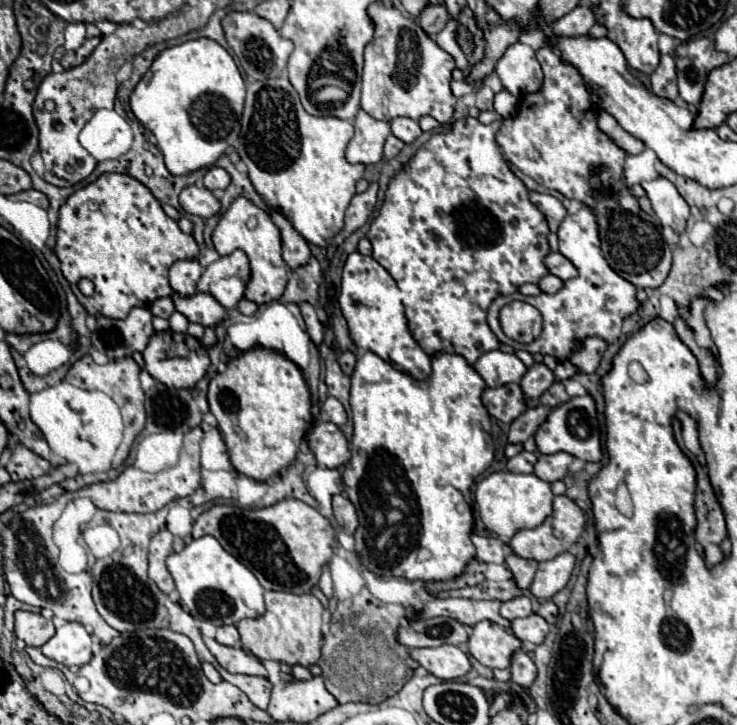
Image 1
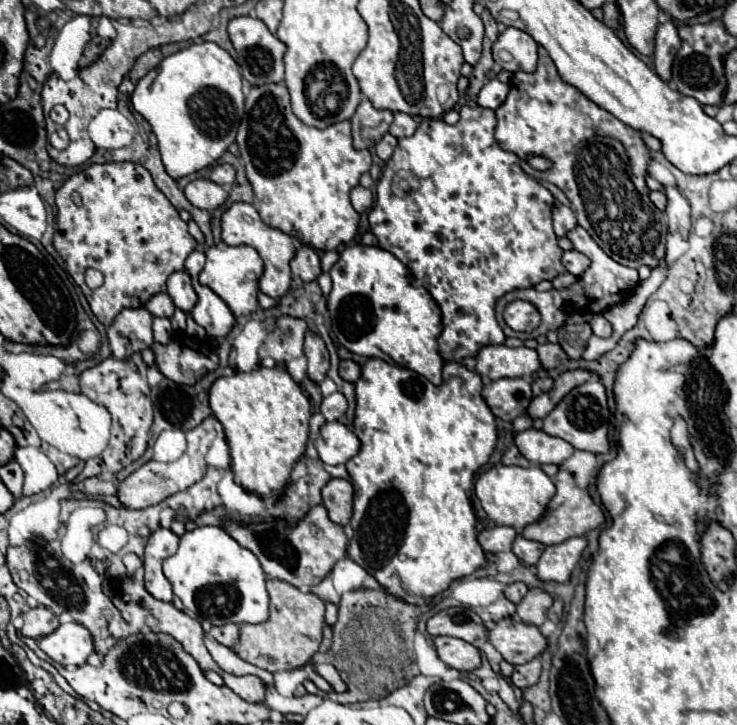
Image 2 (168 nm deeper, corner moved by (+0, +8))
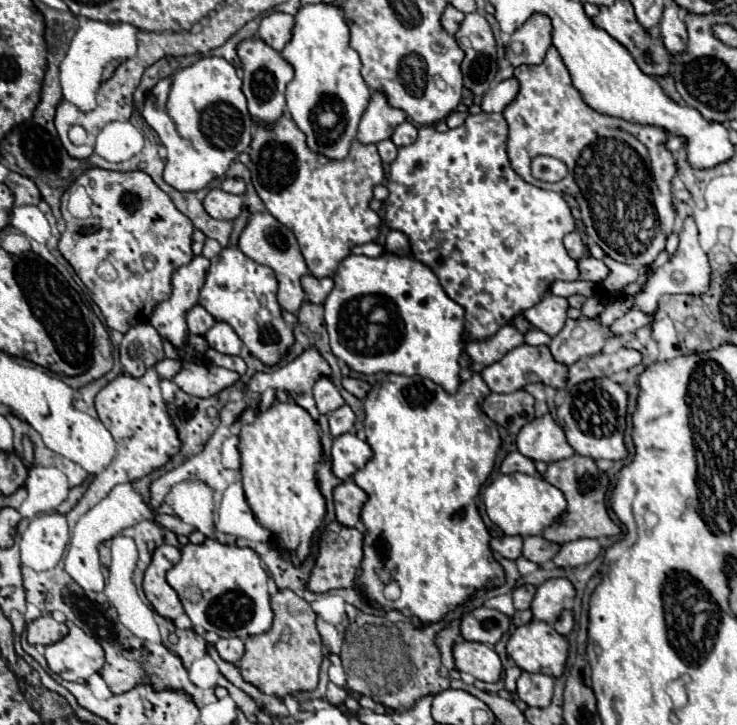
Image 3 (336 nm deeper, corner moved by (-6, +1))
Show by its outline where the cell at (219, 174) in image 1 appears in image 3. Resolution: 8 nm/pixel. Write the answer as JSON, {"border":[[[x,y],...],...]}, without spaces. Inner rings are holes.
{"border":[[[224,179],[222,189],[228,193],[234,193],[234,195],[242,195],[246,191],[246,185],[242,179]]]}

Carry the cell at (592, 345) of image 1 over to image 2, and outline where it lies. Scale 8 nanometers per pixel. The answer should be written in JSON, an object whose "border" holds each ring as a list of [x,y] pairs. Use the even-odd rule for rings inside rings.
{"border":[[[594,314],[590,320],[590,326],[592,326],[592,332],[600,338],[608,338],[612,334],[612,324],[602,314]]]}

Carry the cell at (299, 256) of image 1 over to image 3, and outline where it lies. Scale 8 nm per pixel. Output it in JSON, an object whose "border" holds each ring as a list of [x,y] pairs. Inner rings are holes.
{"border":[[[304,275],[304,279],[302,279],[302,289],[312,303],[324,303],[324,299],[332,291],[332,287],[334,287],[334,281],[330,277],[316,279],[314,275]]]}

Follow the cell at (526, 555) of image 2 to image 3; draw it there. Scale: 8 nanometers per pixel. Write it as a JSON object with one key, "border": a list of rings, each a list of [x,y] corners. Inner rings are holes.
{"border":[[[536,535],[536,537],[526,537],[524,539],[522,555],[526,559],[534,561],[536,565],[544,565],[558,553],[558,549],[560,549],[560,545],[546,541],[542,535]]]}

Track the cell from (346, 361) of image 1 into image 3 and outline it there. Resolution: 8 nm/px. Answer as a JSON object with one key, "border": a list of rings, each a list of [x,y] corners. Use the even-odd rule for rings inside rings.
{"border":[[[344,377],[344,379],[342,379],[342,387],[344,387],[348,393],[356,395],[358,399],[364,399],[366,393],[370,391],[370,385],[368,385],[366,381],[360,381],[360,379],[354,379],[354,377]]]}

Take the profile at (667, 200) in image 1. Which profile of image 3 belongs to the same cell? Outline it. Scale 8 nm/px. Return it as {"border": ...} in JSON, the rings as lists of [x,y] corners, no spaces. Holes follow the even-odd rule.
{"border":[[[692,217],[684,219],[682,231],[680,231],[680,245],[678,251],[674,253],[674,257],[660,269],[656,269],[652,273],[652,279],[648,279],[644,291],[640,291],[638,295],[634,295],[634,307],[654,315],[656,313],[656,301],[660,295],[664,293],[690,293],[690,295],[702,295],[710,285],[710,265],[708,265],[708,257],[706,253],[700,249],[698,245],[698,229]]]}

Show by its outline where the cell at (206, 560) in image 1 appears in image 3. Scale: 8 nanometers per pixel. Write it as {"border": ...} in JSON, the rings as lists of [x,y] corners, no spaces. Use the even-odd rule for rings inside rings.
{"border":[[[212,537],[204,543],[182,547],[182,559],[166,575],[168,585],[178,593],[192,625],[204,627],[218,637],[240,637],[264,633],[272,627],[268,573],[256,551],[238,545],[224,545]]]}

